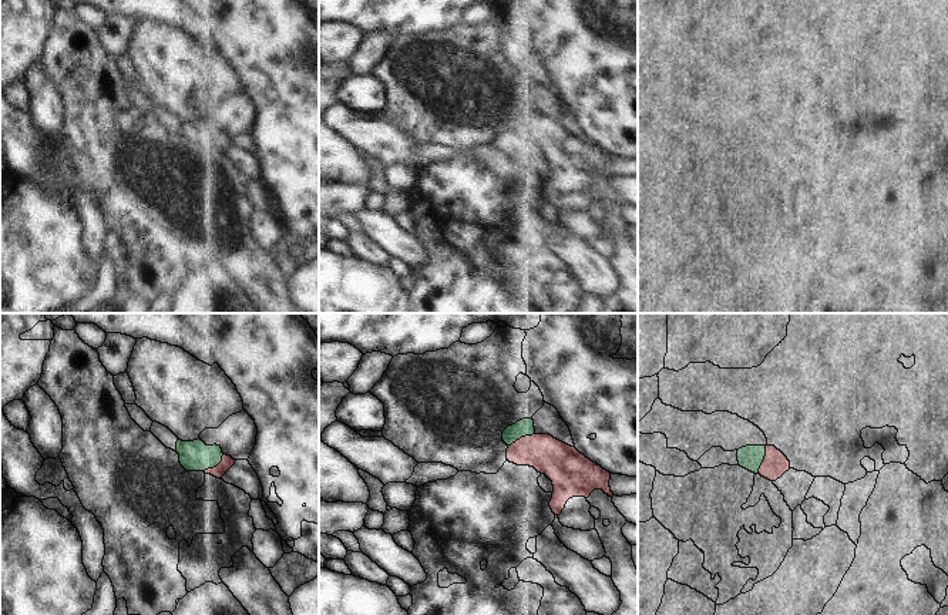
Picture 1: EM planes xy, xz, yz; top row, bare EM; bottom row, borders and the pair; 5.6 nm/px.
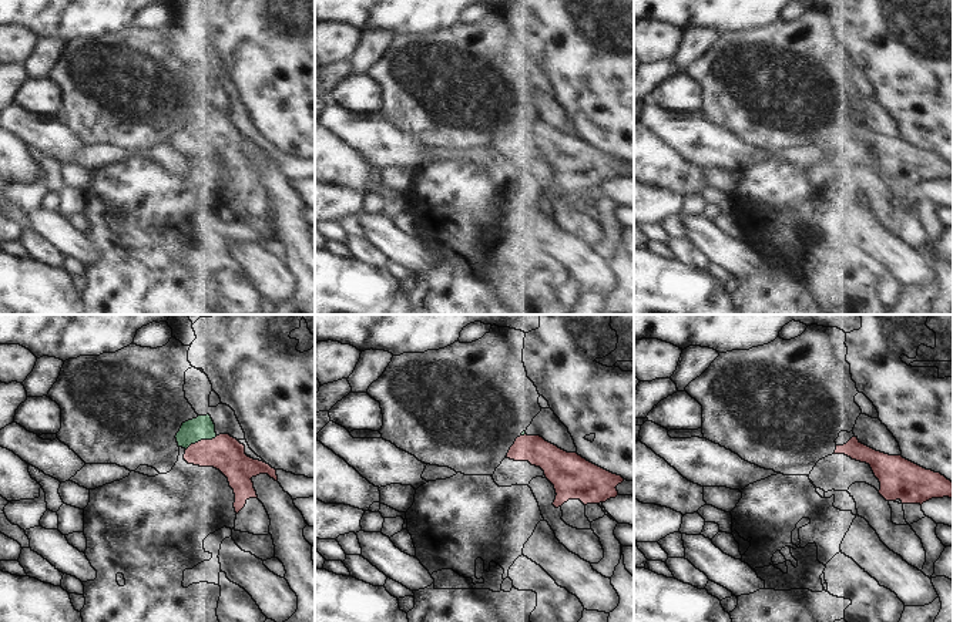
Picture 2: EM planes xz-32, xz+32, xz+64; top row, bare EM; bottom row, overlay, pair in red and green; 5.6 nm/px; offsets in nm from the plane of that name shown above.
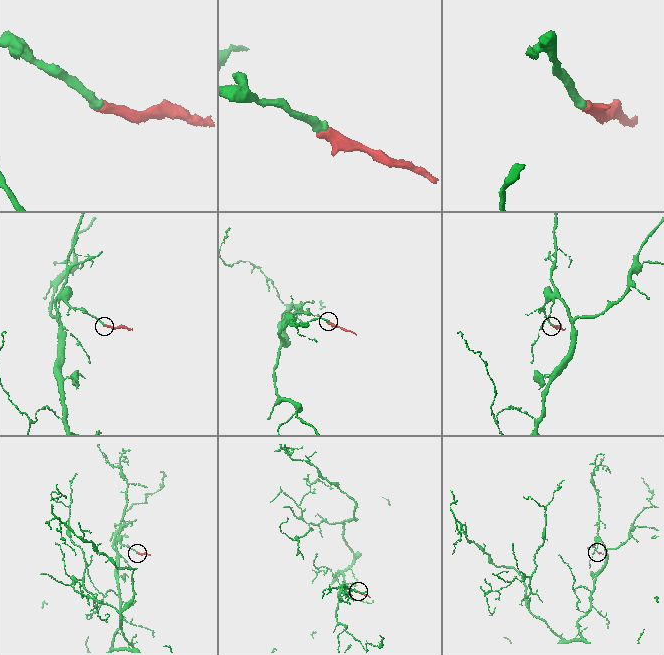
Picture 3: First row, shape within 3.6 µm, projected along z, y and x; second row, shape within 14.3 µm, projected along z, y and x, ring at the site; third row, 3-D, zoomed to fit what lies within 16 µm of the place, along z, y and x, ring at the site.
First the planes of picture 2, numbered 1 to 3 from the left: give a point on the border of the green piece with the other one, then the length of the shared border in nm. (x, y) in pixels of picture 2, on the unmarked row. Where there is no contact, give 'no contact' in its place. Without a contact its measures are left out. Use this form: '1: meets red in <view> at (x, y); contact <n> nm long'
1: meets red in xz-32 at (201, 121); contact 200 nm long
2: meets red in xz+32 at (524, 116); contact 30 nm long
3: no contact

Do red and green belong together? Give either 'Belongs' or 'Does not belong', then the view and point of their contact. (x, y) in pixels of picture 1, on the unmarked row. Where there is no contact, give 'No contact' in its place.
Belongs. Touches red at yz (763, 141).

